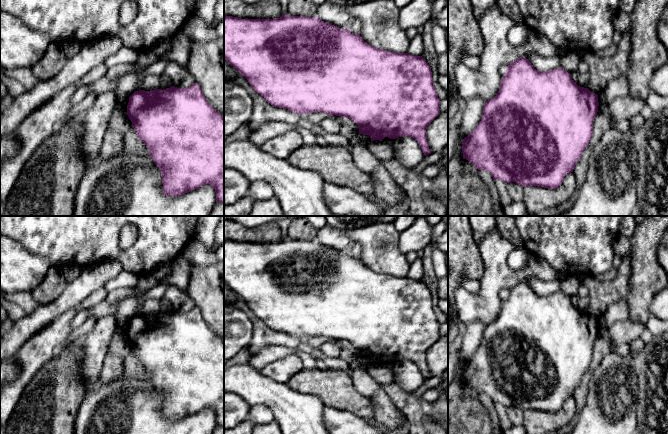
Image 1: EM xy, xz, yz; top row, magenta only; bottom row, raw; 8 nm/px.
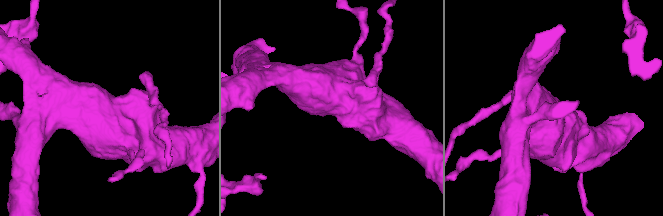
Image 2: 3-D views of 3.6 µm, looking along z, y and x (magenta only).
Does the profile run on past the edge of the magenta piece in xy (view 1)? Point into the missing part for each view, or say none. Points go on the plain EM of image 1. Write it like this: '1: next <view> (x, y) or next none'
1: next none

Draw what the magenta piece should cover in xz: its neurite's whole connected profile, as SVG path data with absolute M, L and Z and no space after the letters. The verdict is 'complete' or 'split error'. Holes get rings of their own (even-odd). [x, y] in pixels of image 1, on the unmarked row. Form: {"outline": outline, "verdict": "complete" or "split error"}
{"outline": "M284 238L275 243L224 240L224 284L275 331L299 339L324 336L329 340L348 341L358 349L359 358L369 359L371 365L410 360L419 367L425 380L431 378L426 353L440 338L440 323L433 308L431 292L422 280L377 273L365 266L360 258L351 257L348 252L340 253L316 240Z", "verdict": "complete"}

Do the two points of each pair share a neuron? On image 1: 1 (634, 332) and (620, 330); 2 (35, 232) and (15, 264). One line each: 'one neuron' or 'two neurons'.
1: one neuron
2: two neurons

